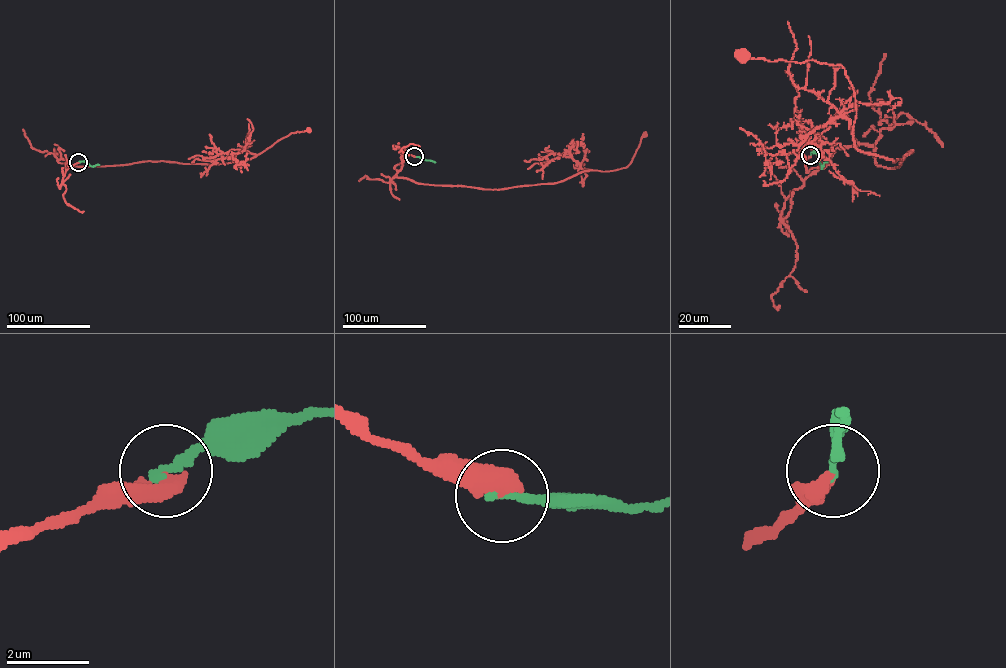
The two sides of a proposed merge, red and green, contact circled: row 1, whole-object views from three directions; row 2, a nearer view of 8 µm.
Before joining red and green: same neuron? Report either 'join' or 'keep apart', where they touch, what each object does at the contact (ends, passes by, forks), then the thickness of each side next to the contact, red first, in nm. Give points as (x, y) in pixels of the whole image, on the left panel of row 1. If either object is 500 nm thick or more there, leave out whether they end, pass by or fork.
join; at (78, 162); red ends there; green ends there; 480 nm thick on the red side, 240 nm on the other

